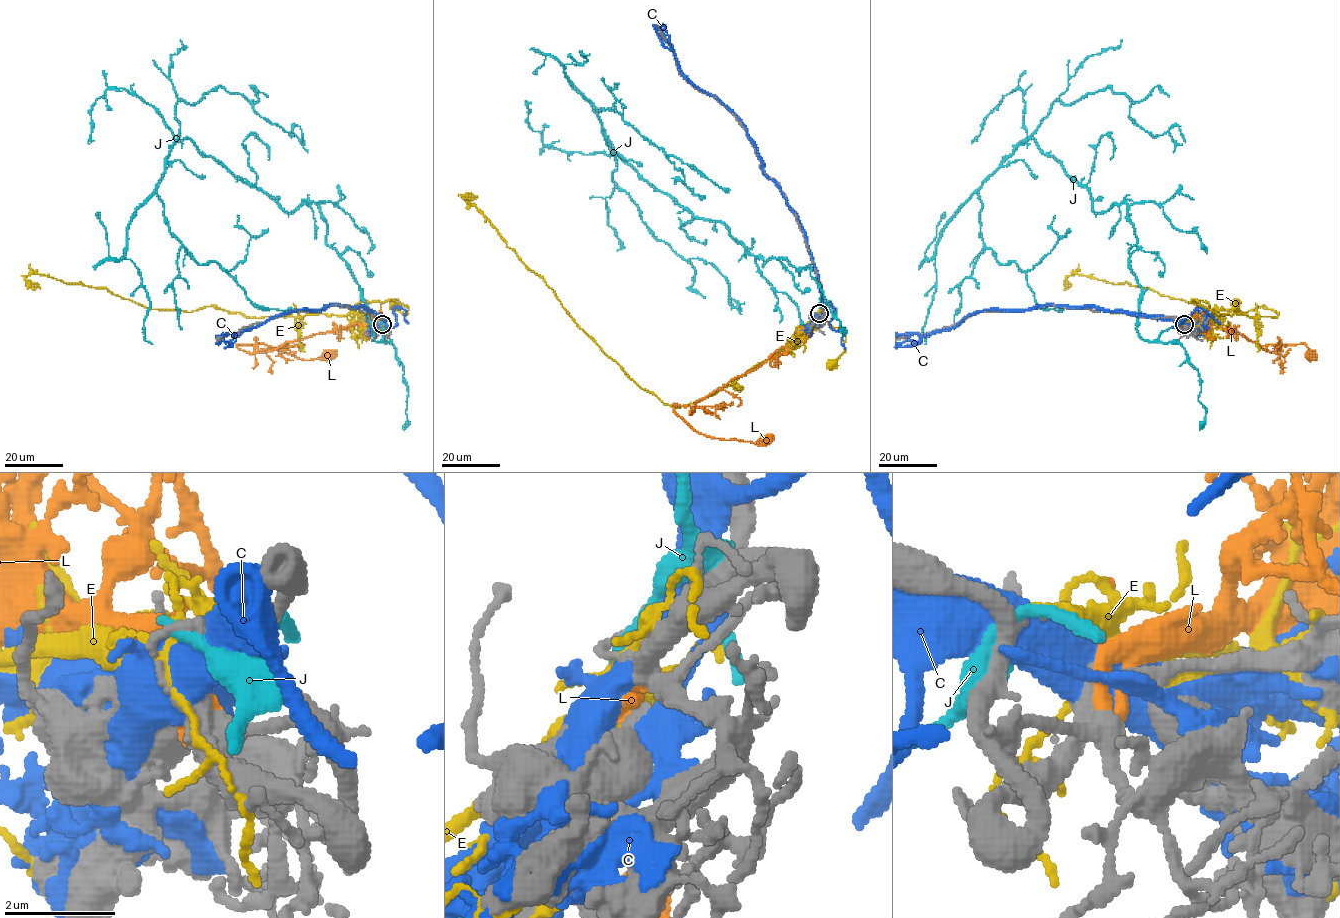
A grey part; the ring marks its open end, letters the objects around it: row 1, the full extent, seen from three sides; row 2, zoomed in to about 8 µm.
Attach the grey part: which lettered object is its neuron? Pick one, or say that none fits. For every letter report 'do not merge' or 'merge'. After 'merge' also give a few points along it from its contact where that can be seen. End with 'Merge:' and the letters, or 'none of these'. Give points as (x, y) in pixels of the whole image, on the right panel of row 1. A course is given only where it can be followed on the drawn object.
C: do not merge
E: do not merge
J: do not merge
L: merge | via (1184, 325), (1215, 324), (1277, 353), (1277, 346), (1304, 343), (1312, 356)
Merge: L

